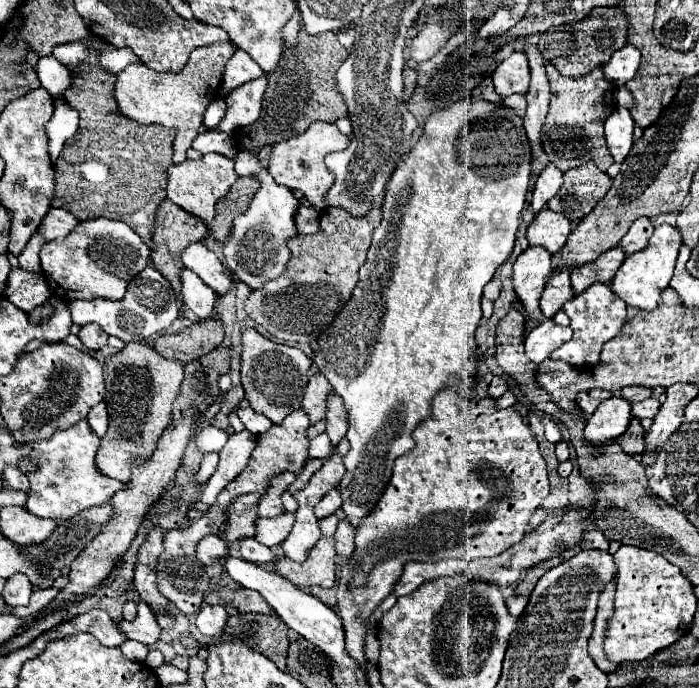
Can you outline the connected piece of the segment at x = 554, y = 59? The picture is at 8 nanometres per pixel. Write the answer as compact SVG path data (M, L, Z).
M594 7L590 15L568 31L546 31L540 35L538 49L544 59L548 59L562 75L566 77L580 77L590 73L596 65L608 63L610 55L626 43L628 33L628 19L620 7Z

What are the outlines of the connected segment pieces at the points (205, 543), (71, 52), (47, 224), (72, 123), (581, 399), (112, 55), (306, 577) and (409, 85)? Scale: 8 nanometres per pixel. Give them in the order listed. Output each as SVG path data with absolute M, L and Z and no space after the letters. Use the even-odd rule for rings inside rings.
M208 535L198 543L198 551L196 557L202 565L214 565L216 561L224 559L228 555L228 543L220 537Z
M64 43L64 45L56 45L52 51L54 57L58 57L60 61L64 61L66 67L76 67L82 65L88 59L88 47L84 43Z
M50 209L48 215L44 217L42 225L40 225L40 231L42 235L52 241L52 239L60 239L60 237L66 237L70 231L74 231L74 227L78 225L80 221L70 215L68 211L62 211L62 209Z
M60 97L54 99L54 113L52 113L52 119L46 123L48 151L50 151L52 163L56 163L64 141L72 137L76 129L78 129L78 113L64 99Z
M590 389L590 391L580 391L580 393L576 395L576 403L580 405L580 409L582 409L586 415L592 415L592 413L598 409L598 405L600 405L602 401L610 399L610 397L612 397L612 393L608 393L608 391Z
M100 41L100 43L102 43L102 59L100 59L100 63L102 63L102 67L106 67L106 71L110 71L114 75L124 71L126 65L140 61L130 49L114 49L106 41Z
M330 515L326 519L320 519L322 537L316 543L316 547L308 553L306 563L294 563L282 557L276 563L278 575L292 581L296 587L306 589L312 585L318 587L332 587L336 581L336 551L334 551L334 531L338 525L338 517Z
M406 67L406 69L404 69L404 99L406 99L406 101L412 97L412 93L414 93L414 89L416 89L416 81L418 81L416 71L410 69L410 67Z

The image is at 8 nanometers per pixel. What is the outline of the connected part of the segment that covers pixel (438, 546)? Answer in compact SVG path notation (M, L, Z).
M480 369L470 385L452 377L434 397L432 415L414 429L412 437L416 447L396 459L392 479L380 497L378 507L374 507L358 525L356 551L342 567L338 583L338 615L346 631L346 649L362 669L366 669L366 621L374 607L392 593L402 567L408 561L434 563L442 559L472 561L478 557L496 557L524 539L530 517L550 493L546 461L540 455L534 431L524 423L516 409L496 409L496 399L490 397L488 383L480 379Z

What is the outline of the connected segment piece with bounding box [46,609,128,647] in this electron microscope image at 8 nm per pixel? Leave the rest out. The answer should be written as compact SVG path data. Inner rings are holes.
M90 609L88 613L66 619L58 627L54 627L46 633L50 633L50 641L64 639L64 637L70 637L76 633L92 633L106 647L118 647L128 639L120 631L118 623L112 621L112 617L104 609Z

